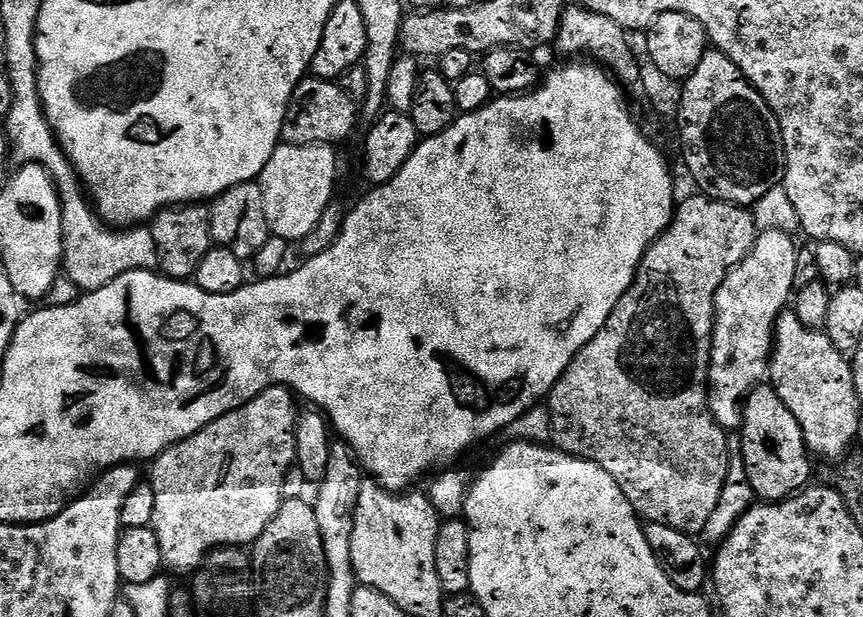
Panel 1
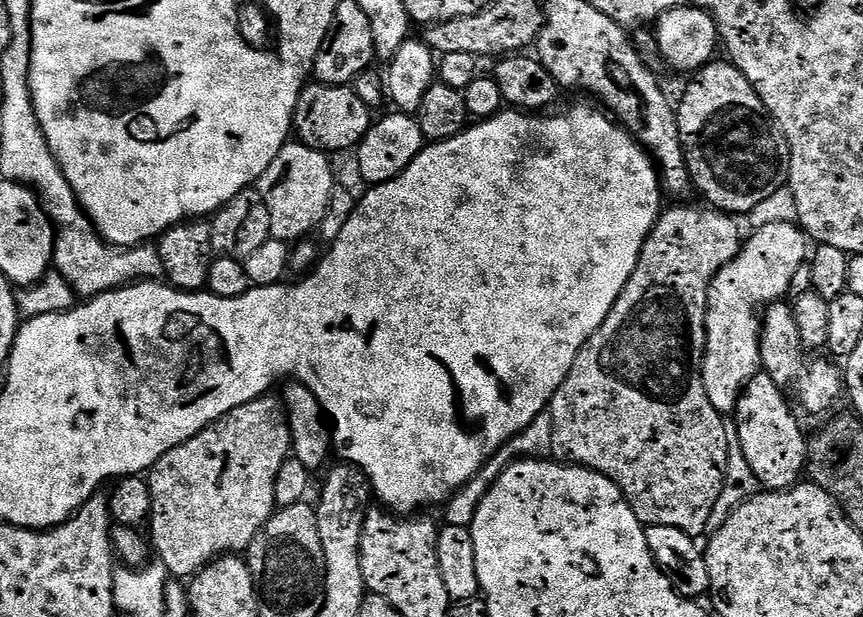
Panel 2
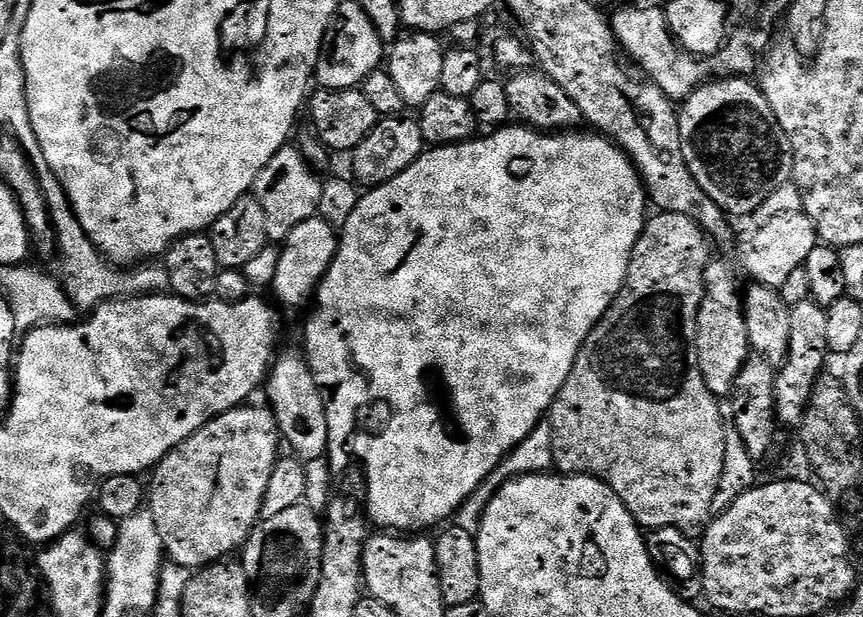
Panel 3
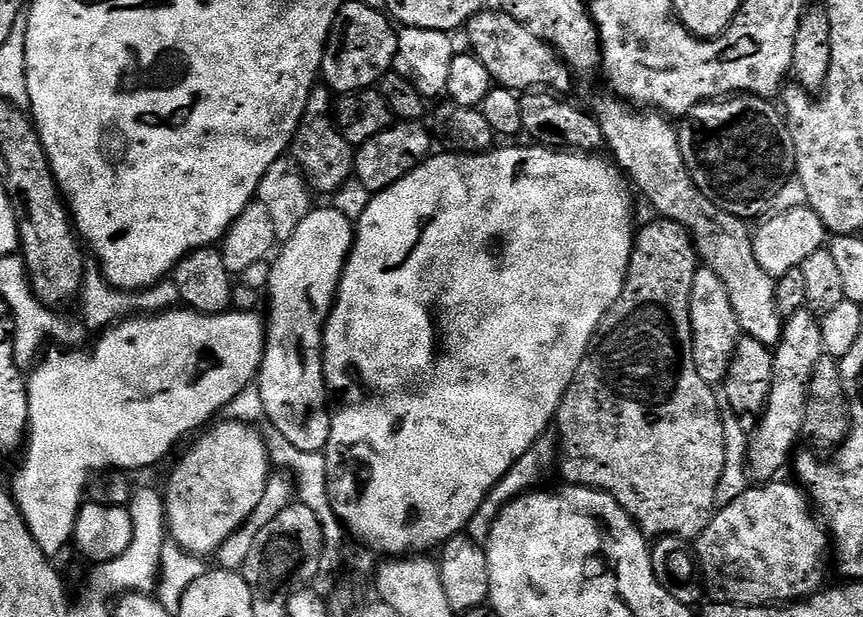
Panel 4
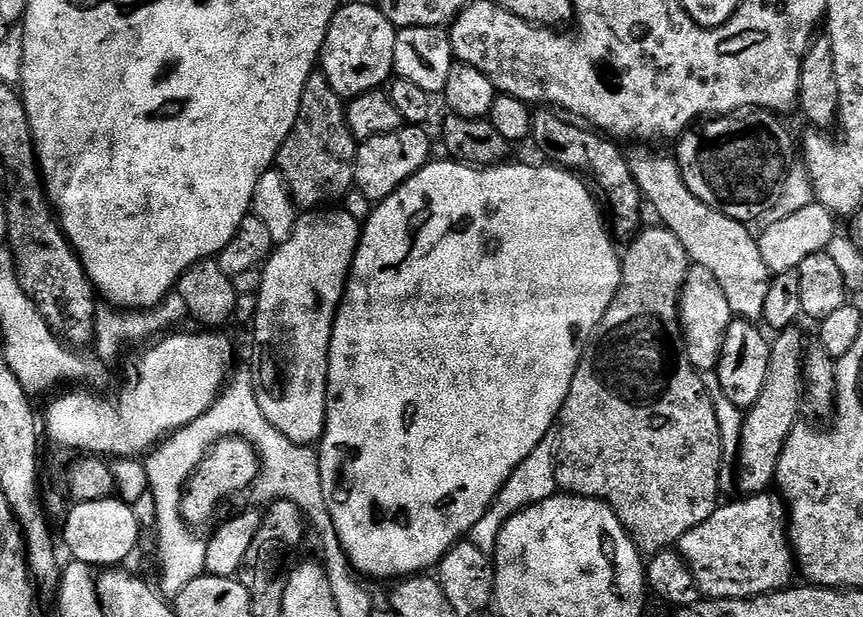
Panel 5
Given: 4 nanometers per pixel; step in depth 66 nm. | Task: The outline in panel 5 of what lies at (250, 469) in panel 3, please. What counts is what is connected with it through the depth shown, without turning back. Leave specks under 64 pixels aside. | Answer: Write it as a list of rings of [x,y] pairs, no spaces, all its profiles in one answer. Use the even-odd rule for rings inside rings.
[[[227,436],[217,442],[202,458],[196,473],[184,485],[184,497],[180,503],[180,513],[189,526],[208,524],[216,516],[216,511],[223,506],[224,500],[236,496],[239,492],[247,493],[256,483],[256,475],[260,470],[259,457],[252,446],[239,436]]]

